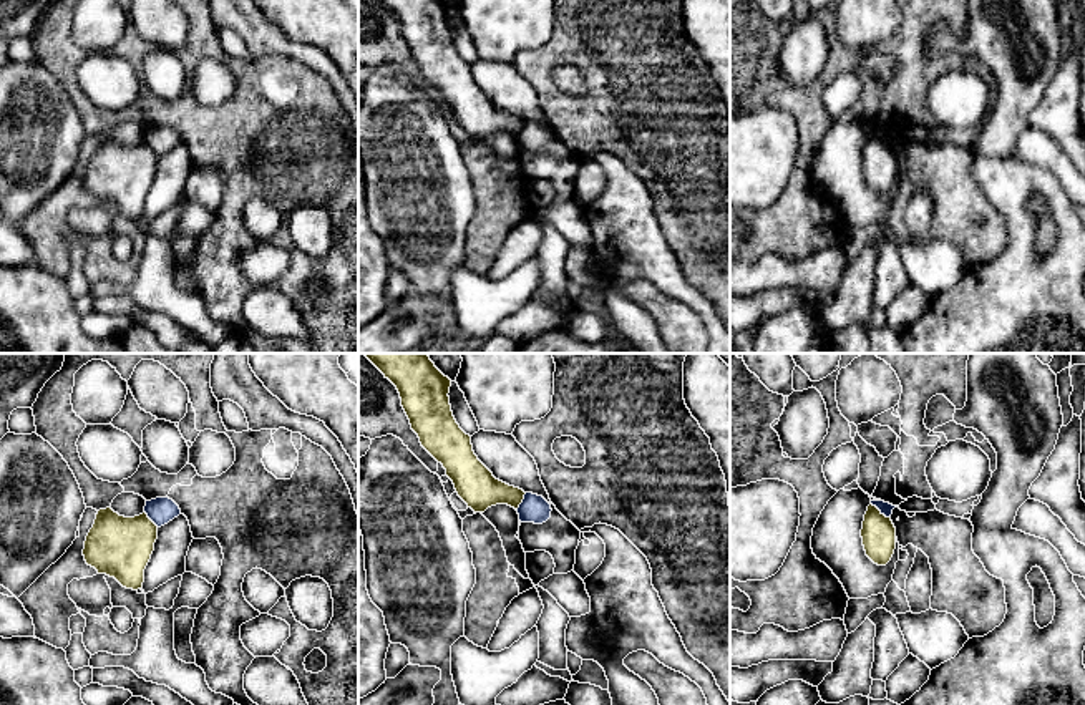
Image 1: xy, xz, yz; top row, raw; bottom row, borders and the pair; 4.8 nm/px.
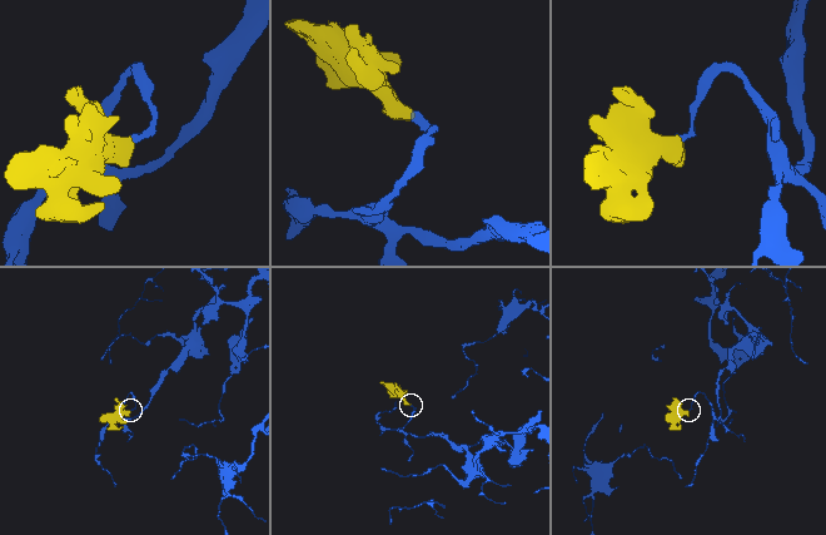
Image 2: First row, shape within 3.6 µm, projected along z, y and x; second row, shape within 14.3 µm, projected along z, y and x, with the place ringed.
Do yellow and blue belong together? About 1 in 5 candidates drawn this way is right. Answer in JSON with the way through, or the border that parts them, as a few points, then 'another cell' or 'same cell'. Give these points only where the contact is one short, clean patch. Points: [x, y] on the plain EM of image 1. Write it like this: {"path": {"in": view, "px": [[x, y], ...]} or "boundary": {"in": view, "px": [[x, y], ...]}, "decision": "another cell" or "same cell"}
{"boundary": {"in": "yz", "px": [[871, 131], [890, 146]]}, "decision": "another cell"}

